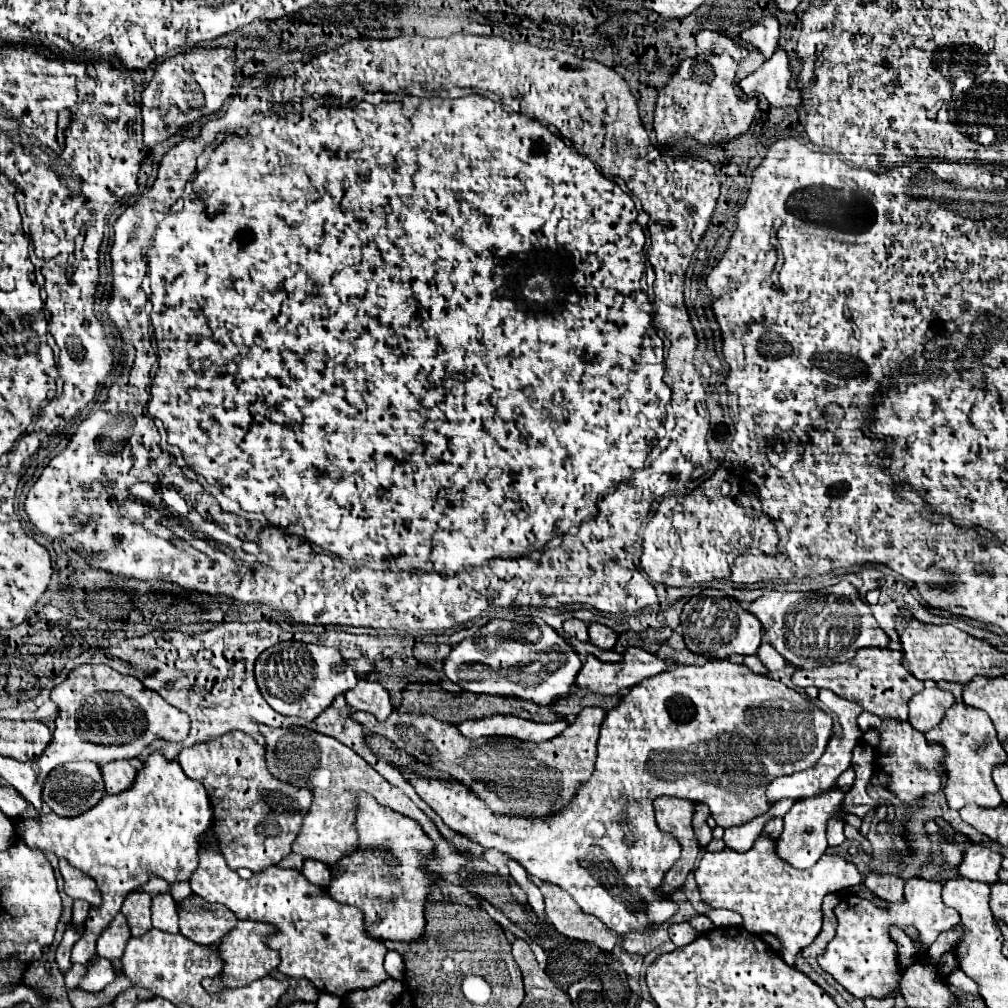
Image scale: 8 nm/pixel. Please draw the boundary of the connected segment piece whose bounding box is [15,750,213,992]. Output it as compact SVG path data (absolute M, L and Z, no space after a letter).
M161 750L147 756L133 784L133 788L121 794L103 796L99 804L81 816L61 818L51 812L33 820L21 818L15 824L15 838L23 840L33 850L65 858L71 866L93 878L103 894L103 906L91 908L85 932L71 950L71 962L87 966L89 960L95 960L93 966L87 966L87 976L79 984L81 990L89 992L99 992L115 980L111 962L97 958L95 944L101 932L119 914L125 896L143 886L151 876L159 876L169 884L189 880L197 870L197 836L211 826L213 818L213 807L209 806L201 782L185 778L181 764L177 760L167 760Z

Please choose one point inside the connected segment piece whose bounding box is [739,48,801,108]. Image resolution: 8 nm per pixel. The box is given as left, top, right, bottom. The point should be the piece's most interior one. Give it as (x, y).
(772, 80)

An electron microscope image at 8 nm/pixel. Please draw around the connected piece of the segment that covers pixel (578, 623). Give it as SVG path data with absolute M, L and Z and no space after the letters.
M569 618L563 622L563 632L567 636L575 636L579 640L589 640L589 634L587 634L587 624L583 620L577 620L577 618Z

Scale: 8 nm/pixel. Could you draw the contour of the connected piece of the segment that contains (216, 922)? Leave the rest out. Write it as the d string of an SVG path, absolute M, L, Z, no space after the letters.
M187 896L183 902L177 904L179 908L179 924L181 924L181 934L185 934L187 938L193 938L193 942L199 942L199 944L219 944L221 938L235 926L235 918L231 922L231 912L227 914L227 908L225 908L225 914L221 914L219 908L203 908L201 910L201 898L199 896Z

